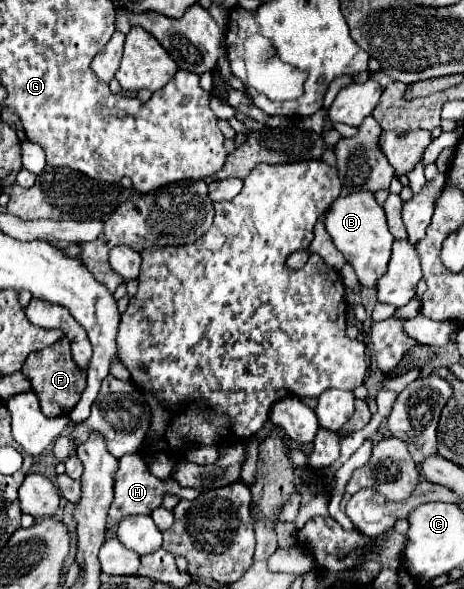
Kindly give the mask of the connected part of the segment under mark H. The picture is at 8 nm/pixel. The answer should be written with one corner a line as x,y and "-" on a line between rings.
127,454
127,456
119,458
119,468
117,468
117,472
115,472
115,484
113,484
115,498
113,498
111,508
109,508
109,514
107,514
107,530
115,530
117,524
121,522
121,518
127,518
127,516
133,516
133,514
151,514
155,508
161,506
163,494
169,492
169,490
179,499
187,500
194,500
202,491
177,486
175,480
167,480
167,482
157,480
157,478
149,472
147,464
145,464
137,454

